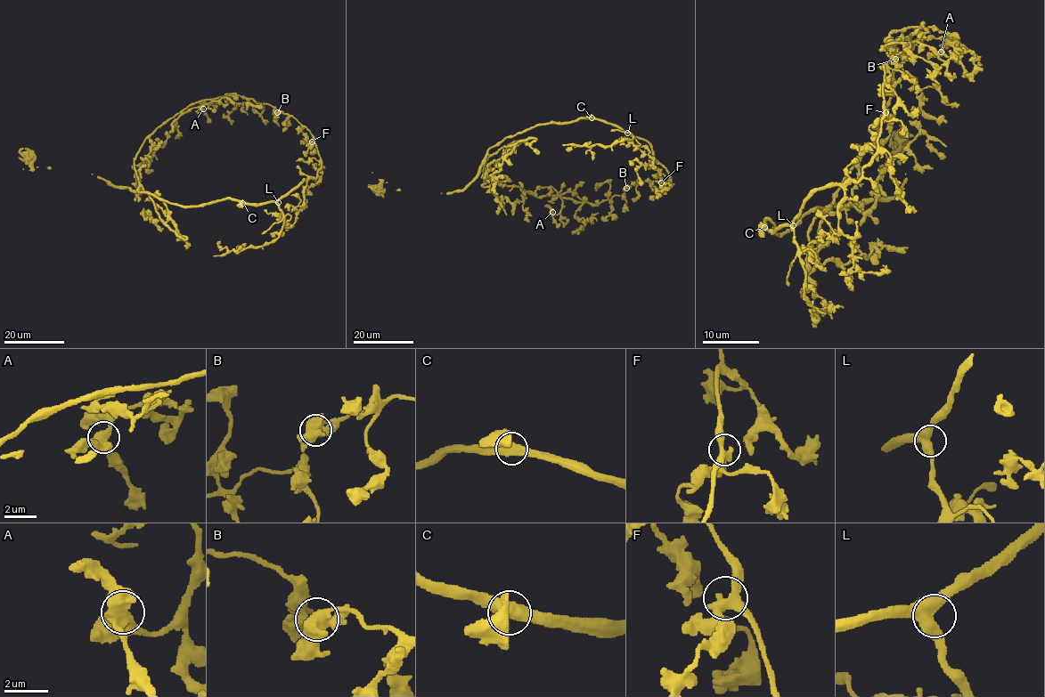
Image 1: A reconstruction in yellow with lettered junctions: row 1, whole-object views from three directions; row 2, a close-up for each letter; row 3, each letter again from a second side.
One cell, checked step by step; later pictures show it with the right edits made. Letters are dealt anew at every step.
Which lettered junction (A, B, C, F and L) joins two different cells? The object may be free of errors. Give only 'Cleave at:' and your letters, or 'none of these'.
Cleave at: none of these

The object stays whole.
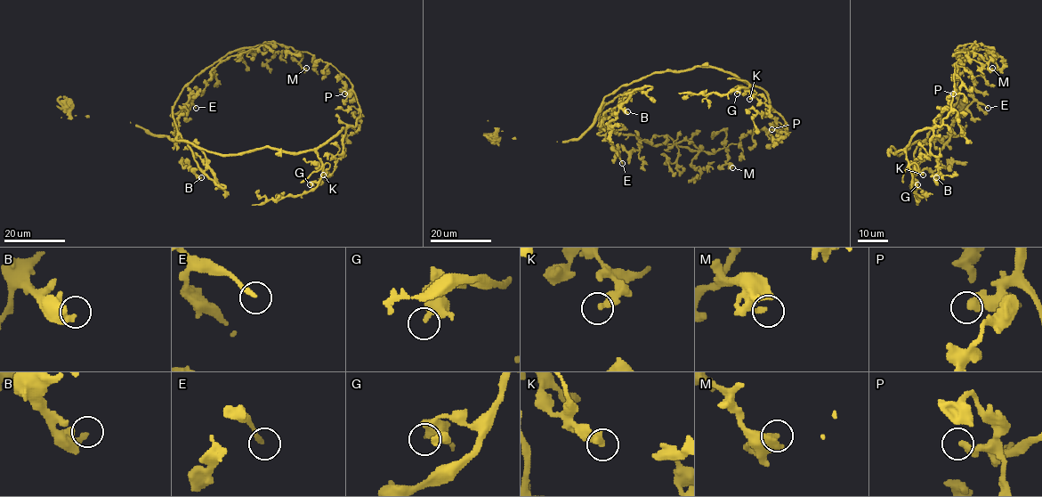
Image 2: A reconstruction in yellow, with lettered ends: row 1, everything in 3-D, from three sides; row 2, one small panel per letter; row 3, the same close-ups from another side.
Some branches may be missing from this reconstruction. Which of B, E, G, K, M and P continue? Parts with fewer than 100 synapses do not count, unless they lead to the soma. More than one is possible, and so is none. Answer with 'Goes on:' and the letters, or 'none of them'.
Goes on: B

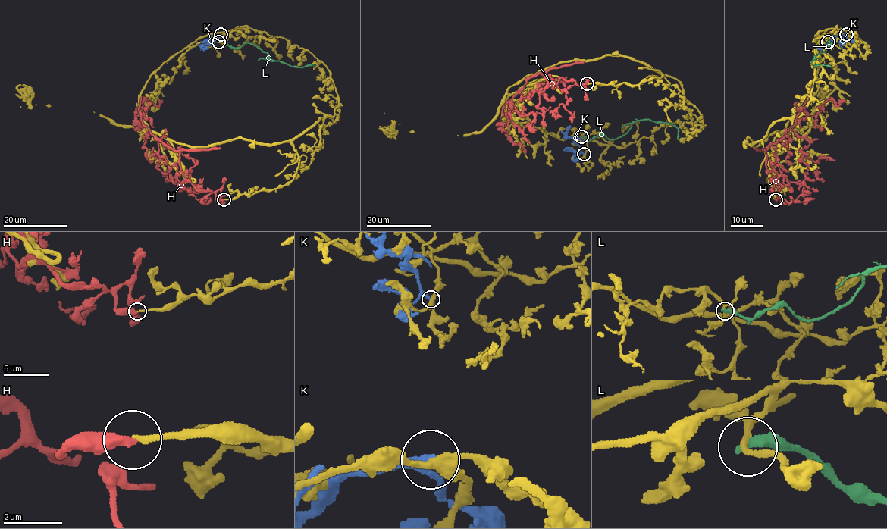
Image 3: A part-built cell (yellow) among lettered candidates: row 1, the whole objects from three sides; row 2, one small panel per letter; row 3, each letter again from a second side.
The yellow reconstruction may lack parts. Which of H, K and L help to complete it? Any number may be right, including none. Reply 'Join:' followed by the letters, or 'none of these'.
Join: none of these

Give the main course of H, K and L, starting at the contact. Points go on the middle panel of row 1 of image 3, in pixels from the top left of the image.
H: (587, 84), (531, 76), (507, 117), (522, 109), (520, 115), (533, 113), (534, 125)
K: (584, 154), (580, 145), (567, 135), (570, 125)
L: (581, 136), (604, 135), (615, 139), (623, 136), (633, 122), (649, 120), (673, 124), (678, 129), (678, 139)

